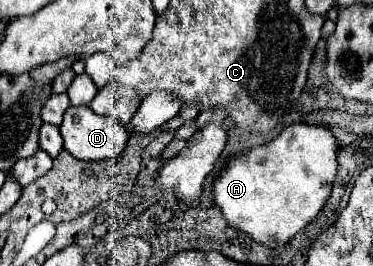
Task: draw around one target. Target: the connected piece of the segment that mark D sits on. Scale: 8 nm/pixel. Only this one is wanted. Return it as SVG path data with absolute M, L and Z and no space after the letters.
M79 105L79 107L69 107L65 113L65 119L59 127L63 141L65 141L65 149L75 155L77 159L85 159L85 161L103 161L103 159L115 159L123 153L127 141L129 141L129 131L115 123L111 117L107 115L97 115L89 105Z

